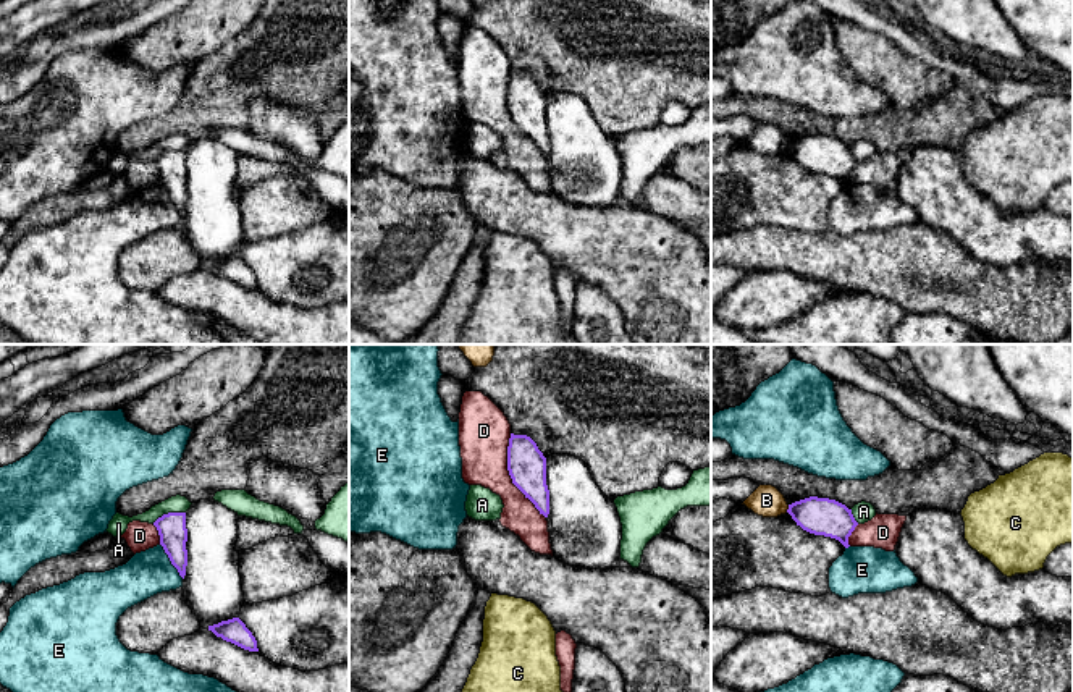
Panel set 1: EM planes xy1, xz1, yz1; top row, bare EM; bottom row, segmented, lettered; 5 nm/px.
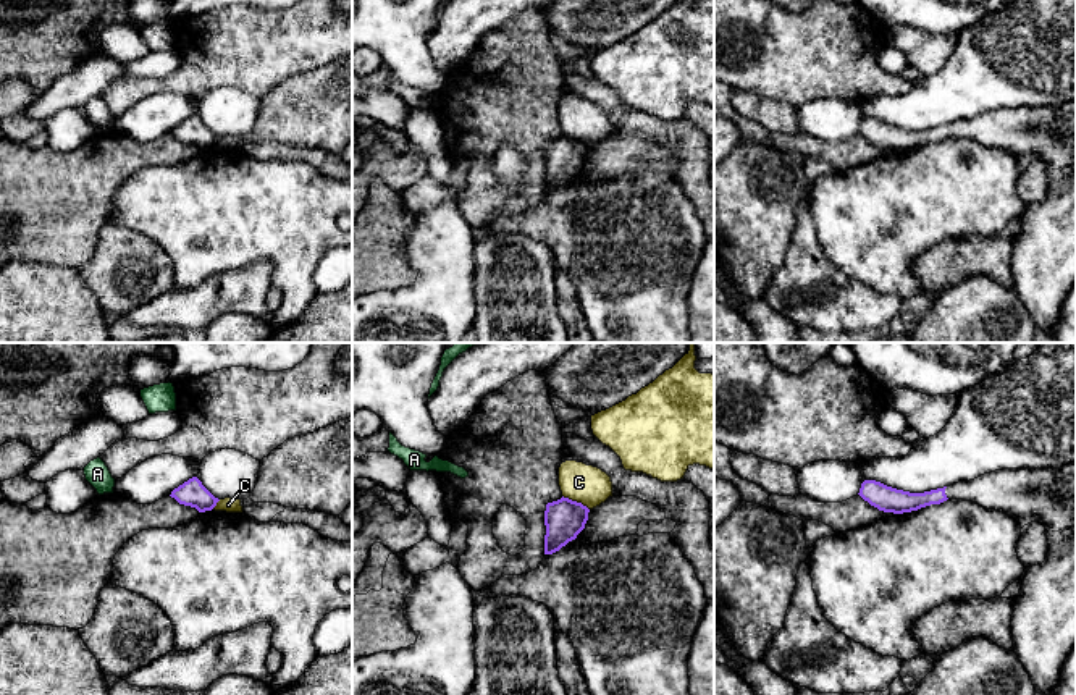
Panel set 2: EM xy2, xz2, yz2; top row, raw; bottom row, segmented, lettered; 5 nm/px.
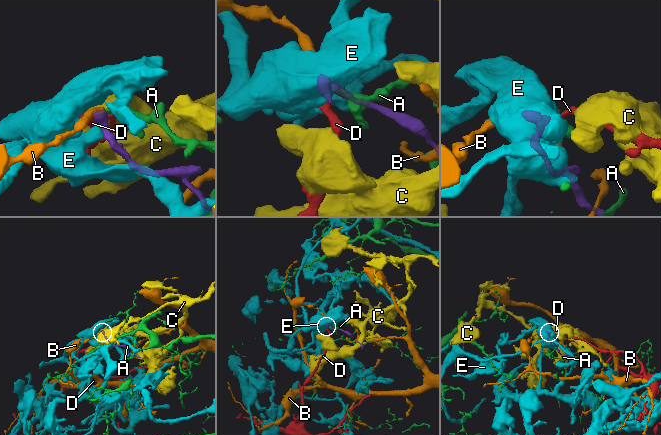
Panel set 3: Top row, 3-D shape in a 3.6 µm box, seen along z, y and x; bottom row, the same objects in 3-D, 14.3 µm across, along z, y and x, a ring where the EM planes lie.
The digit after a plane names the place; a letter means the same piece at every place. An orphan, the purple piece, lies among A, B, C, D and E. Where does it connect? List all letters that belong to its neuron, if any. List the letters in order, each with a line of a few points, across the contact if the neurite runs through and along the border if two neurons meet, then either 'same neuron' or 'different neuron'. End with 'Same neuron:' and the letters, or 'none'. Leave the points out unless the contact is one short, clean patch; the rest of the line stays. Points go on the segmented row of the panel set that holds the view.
A: different neuron
B: yz1 (789, 505), (786, 511) | different neuron
C: xz2 (563, 495), (580, 501), (588, 509) | different neuron
D: xz1 (509, 434), (508, 474), (511, 482), (545, 518) | different neuron
E: xy1 (160, 544), (170, 563), (183, 578) | different neuron
Same neuron: none

